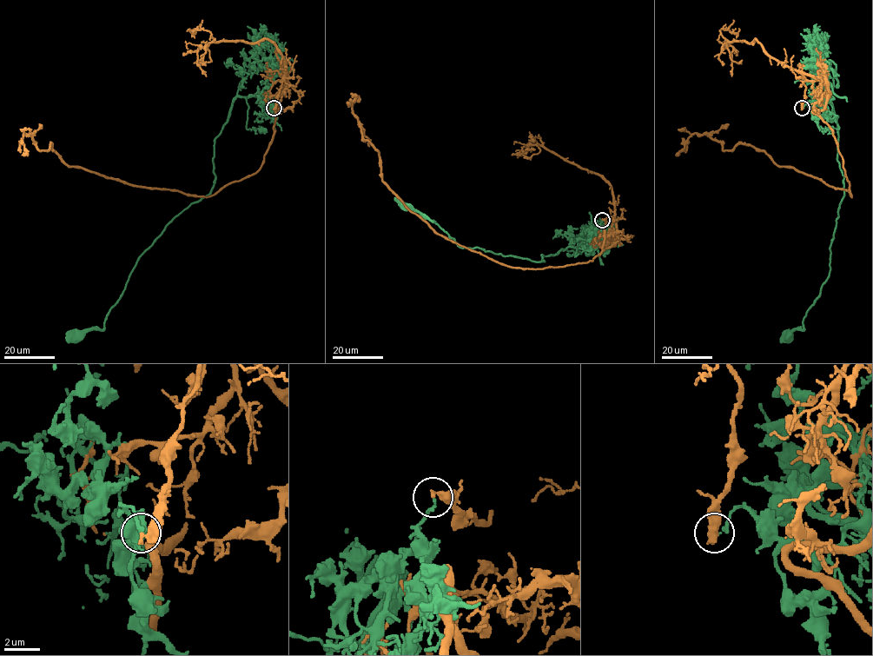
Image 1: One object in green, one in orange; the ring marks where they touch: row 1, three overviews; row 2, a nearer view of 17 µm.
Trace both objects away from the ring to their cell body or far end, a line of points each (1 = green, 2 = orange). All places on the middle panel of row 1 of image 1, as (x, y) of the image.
1: (602, 220), (592, 251), (567, 247), (532, 261), (459, 247), (433, 221), (405, 205)
2: (602, 220), (616, 241), (604, 229), (592, 260), (563, 267), (453, 242), (382, 181), (351, 93)

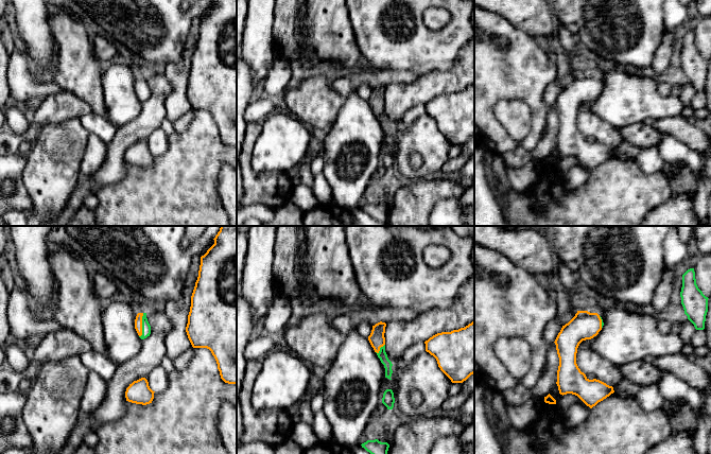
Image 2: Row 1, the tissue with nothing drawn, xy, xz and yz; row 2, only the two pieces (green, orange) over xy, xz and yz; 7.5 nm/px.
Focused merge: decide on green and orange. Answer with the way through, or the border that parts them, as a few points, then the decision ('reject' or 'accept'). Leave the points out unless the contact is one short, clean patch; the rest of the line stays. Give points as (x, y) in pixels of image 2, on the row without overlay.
reject

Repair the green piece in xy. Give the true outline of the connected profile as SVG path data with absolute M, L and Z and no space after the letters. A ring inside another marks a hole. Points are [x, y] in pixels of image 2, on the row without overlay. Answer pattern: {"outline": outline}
{"outline": "M143 75L143 78L142 78L142 98L139 99L141 102L144 102L146 101L148 99L150 99L151 97L151 88L148 84L148 81L146 81L146 75Z"}

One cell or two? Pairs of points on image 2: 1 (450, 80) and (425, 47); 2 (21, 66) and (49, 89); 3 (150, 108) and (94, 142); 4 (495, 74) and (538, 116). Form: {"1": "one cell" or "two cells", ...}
{"1": "two cells", "2": "one cell", "3": "two cells", "4": "one cell"}

